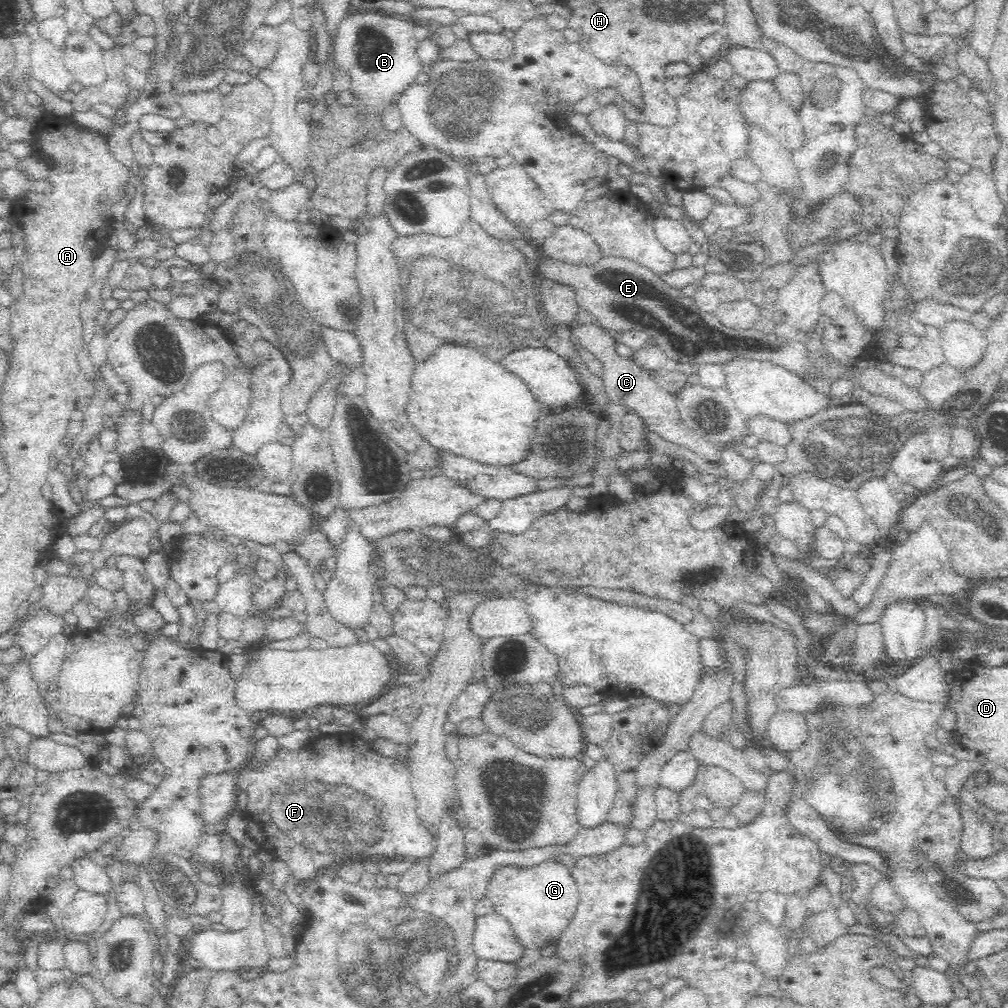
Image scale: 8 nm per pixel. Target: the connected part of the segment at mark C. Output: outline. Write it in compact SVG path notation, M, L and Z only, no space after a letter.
M570 322L568 324L570 340L572 344L580 349L584 349L594 355L603 364L602 378L603 392L612 403L623 404L638 415L649 429L649 432L656 432L664 440L672 444L680 444L684 448L690 448L692 452L700 454L706 460L718 460L720 450L702 438L698 438L692 431L680 424L680 416L676 408L675 397L658 389L657 385L651 380L649 371L630 358L623 357L617 351L617 340L612 337L610 331L604 328L601 323Z

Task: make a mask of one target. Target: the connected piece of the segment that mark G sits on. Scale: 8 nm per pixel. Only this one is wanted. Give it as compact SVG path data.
M546 860L538 866L520 868L502 864L494 868L488 880L486 898L494 904L494 910L501 914L526 942L526 946L548 946L556 943L560 934L574 918L579 901L579 888L575 878L562 862Z

